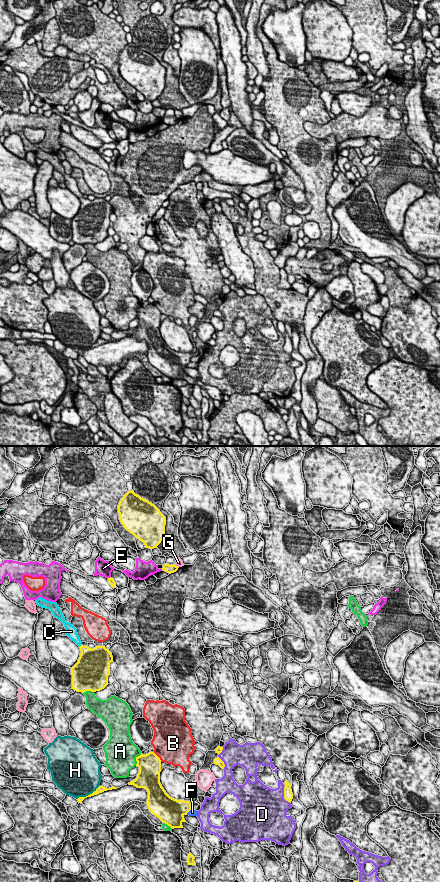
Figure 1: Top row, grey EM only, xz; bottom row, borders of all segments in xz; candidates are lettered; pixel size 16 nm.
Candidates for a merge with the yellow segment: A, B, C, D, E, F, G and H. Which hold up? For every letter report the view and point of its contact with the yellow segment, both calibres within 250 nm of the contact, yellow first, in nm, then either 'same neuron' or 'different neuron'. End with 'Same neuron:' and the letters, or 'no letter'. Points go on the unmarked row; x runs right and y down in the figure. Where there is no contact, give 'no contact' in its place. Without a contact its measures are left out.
A: contact xz (136, 311); calibres 360 and 480 nm; different neuron
B: contact xz (157, 308); calibres 360 and 500 nm; different neuron
C: contact xz (80, 198); calibres 320 and 160 nm; same neuron
D: contact xz (284, 347); calibres 160 and 440 nm; different neuron
E: contact xz (110, 129); calibres 100 and 260 nm; different neuron
F: contact xz (188, 363); calibres 360 and 100 nm; different neuron
G: contact xz (175, 117); calibres 130 and 130 nm; different neuron
H: contact xz (88, 347); calibres 120 and 480 nm; different neuron
Same neuron: C

